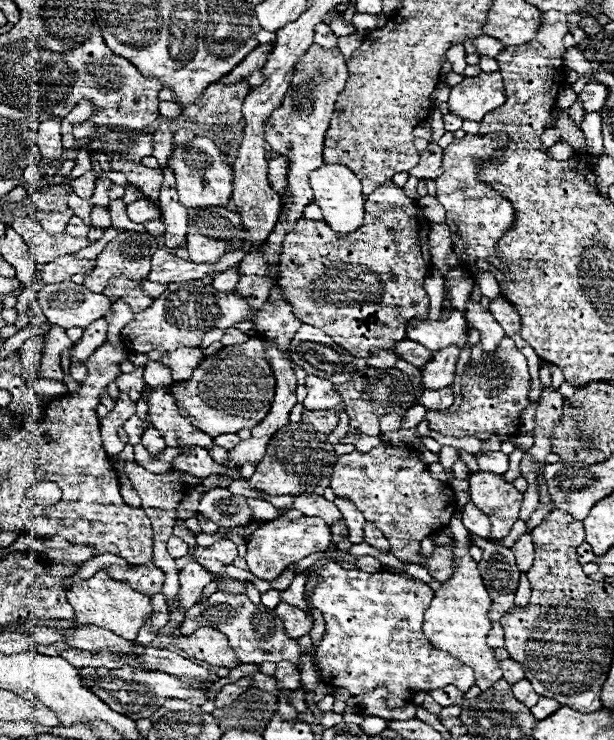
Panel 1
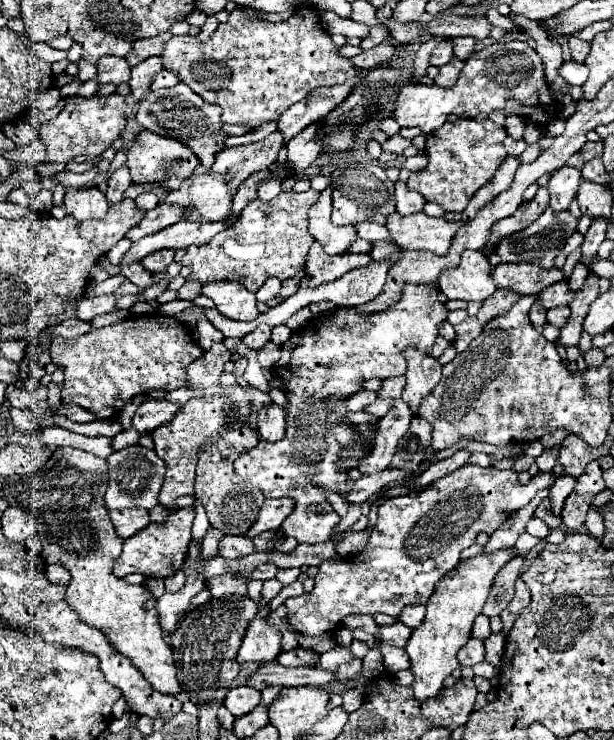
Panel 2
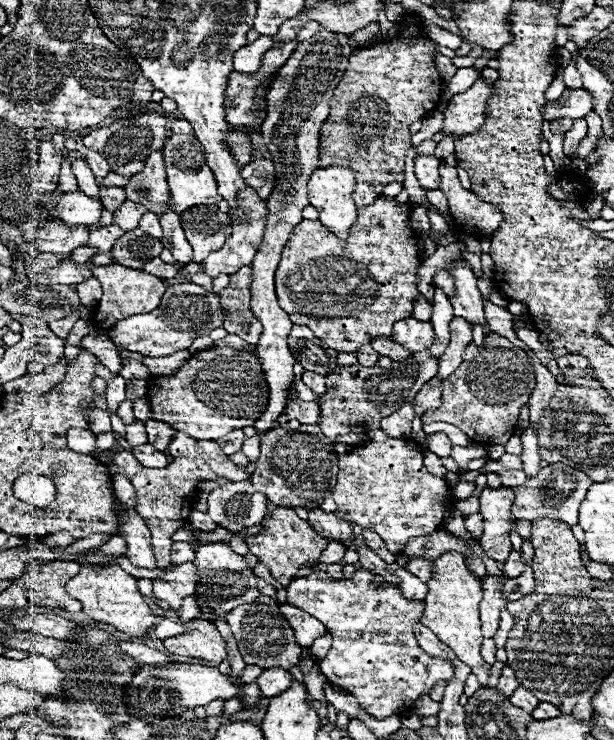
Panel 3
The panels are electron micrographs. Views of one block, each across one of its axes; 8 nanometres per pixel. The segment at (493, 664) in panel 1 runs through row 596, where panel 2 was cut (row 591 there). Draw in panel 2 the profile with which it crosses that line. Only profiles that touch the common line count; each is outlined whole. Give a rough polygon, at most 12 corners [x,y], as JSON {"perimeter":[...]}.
{"perimeter":[[518,550],[458,562],[436,584],[406,652],[416,700],[460,666],[496,572]]}

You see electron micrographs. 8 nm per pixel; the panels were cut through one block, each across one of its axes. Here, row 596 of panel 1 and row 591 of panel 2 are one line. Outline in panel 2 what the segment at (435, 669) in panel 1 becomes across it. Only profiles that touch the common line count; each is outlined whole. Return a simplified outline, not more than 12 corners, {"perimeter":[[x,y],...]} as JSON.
{"perimeter":[[462,466],[378,508],[364,552],[288,598],[308,636],[426,604],[554,482]]}

